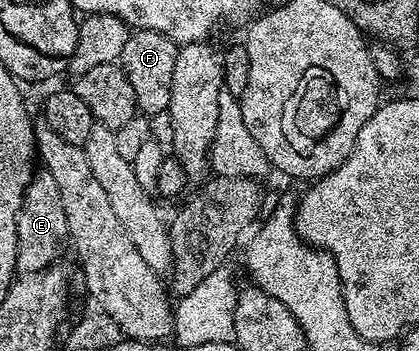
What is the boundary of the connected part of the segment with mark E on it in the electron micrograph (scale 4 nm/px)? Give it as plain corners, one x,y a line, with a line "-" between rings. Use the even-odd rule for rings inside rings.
44,171
34,172
17,216
17,273
28,275
54,268
61,248
64,245
66,248
68,241
67,214
63,211
63,199
59,196
55,178

